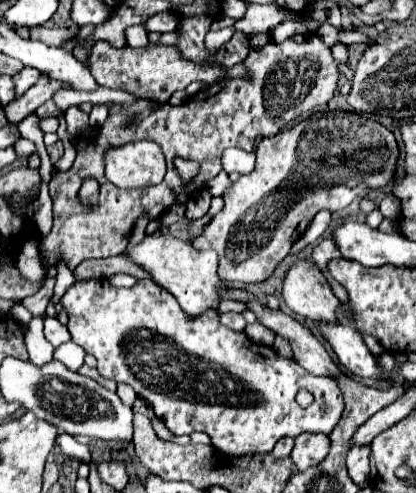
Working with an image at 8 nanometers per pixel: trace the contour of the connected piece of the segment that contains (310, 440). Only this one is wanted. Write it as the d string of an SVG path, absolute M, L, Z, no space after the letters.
M300 433L294 439L294 449L290 453L298 471L306 471L312 465L318 465L330 449L330 439L324 433Z

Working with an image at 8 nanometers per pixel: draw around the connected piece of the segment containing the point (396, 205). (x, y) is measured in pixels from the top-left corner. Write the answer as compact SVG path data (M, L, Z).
M386 195L380 203L380 211L384 217L388 219L396 219L398 213L400 213L400 201L394 197L394 195Z

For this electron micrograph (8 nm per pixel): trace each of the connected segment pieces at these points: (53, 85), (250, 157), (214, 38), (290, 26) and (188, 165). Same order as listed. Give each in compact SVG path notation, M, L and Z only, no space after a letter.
M42 75L40 81L36 81L36 85L32 85L32 89L28 89L22 97L18 97L16 101L12 101L4 107L4 115L6 115L8 123L16 125L24 117L32 115L42 103L52 99L52 95L58 89L68 89L68 85L64 85L64 81L52 81L52 77Z
M226 149L222 153L222 169L226 173L238 171L240 175L250 173L254 169L254 153L242 151L242 149Z
M230 25L230 27L224 27L224 29L218 29L218 31L210 31L208 35L206 35L206 47L210 49L210 51L214 51L214 49L220 49L232 35L234 35L234 25Z
M306 15L306 23L292 23L292 21L286 21L286 23L280 23L276 27L270 29L270 35L276 43L282 43L284 39L296 35L296 33L314 33L318 29L318 23L312 21L308 15Z
M176 159L176 169L178 169L180 177L184 177L184 181L192 181L192 177L196 177L196 169L200 169L200 165L196 165L196 161Z

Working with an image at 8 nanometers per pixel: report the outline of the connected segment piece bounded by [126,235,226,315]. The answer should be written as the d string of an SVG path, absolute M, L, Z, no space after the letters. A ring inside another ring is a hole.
M146 235L144 241L138 243L136 247L132 247L126 257L132 259L134 263L142 265L160 287L168 289L188 315L200 315L210 309L218 311L218 305L222 301L218 291L224 289L226 283L220 281L220 277L218 277L216 253L196 251L190 243L178 241L172 235L166 235L166 237L164 235Z

